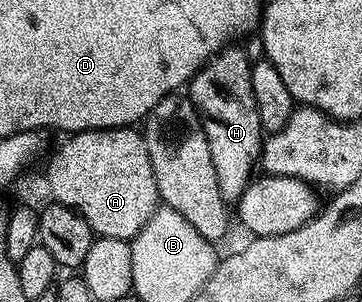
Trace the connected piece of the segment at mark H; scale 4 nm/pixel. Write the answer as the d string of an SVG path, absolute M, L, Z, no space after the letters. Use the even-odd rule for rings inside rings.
M230 44L224 50L220 50L214 58L208 58L197 71L195 77L187 83L187 96L193 101L198 114L201 115L201 123L207 136L207 144L211 148L211 160L215 164L215 177L219 179L219 192L226 203L236 203L241 193L249 187L254 177L255 167L261 157L263 145L263 131L259 120L259 108L255 104L255 91L251 89L251 68L253 62L243 51L240 45Z

